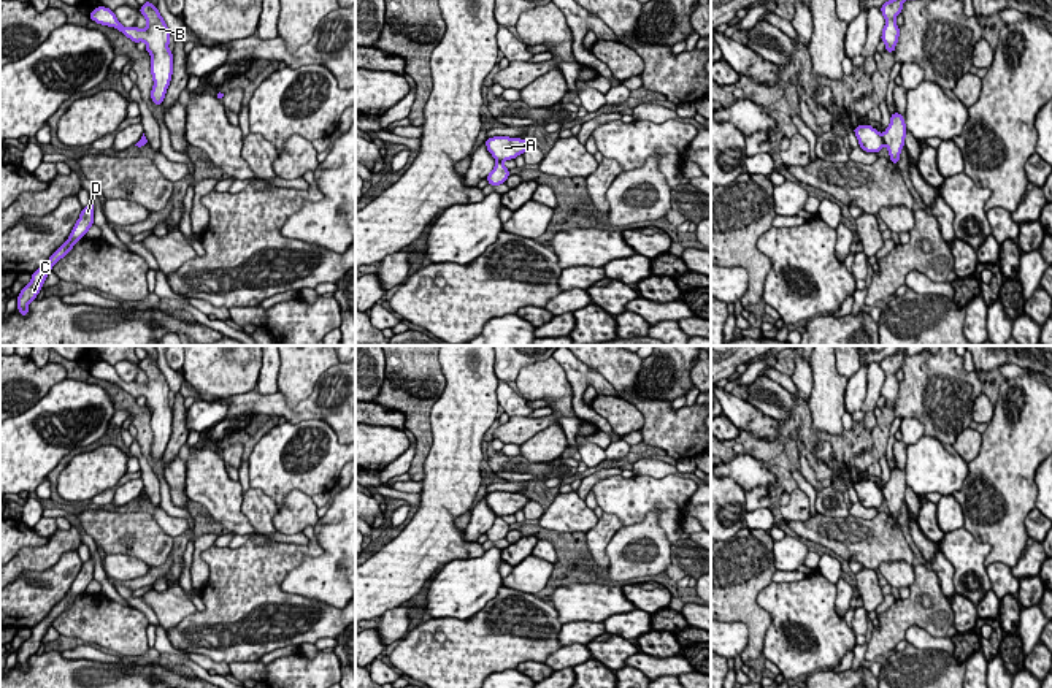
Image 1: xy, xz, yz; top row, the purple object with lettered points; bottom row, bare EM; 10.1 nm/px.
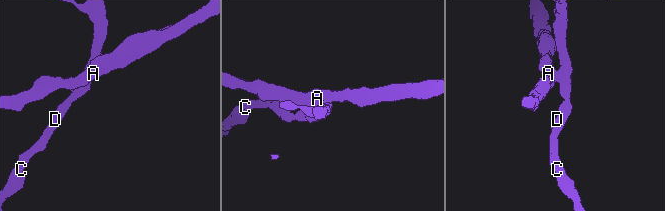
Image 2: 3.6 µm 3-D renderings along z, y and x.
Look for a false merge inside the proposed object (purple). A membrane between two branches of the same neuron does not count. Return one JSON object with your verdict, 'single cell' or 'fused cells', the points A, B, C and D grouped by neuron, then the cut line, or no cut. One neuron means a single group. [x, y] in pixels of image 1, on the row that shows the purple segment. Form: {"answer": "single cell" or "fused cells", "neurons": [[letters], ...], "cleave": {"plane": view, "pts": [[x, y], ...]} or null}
{"answer": "fused cells", "neurons": [["A"], ["B", "C", "D"]], "cleave": {"plane": "yz", "pts": [[881, 135], [884, 143]]}}

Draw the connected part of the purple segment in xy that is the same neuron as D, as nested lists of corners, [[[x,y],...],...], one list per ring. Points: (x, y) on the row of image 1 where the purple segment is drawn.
[[[90,201],[89,206],[83,208],[79,219],[71,228],[68,239],[57,250],[52,252],[52,255],[44,265],[41,265],[36,271],[32,273],[32,281],[19,292],[17,311],[21,315],[29,315],[29,303],[36,300],[36,295],[43,289],[43,282],[46,281],[48,273],[60,258],[63,258],[73,249],[73,246],[81,238],[86,236],[92,225],[94,225],[94,204]]]

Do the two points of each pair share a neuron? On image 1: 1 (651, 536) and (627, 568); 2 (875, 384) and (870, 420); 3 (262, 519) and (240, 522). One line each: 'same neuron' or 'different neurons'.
1: same neuron
2: same neuron
3: different neurons

